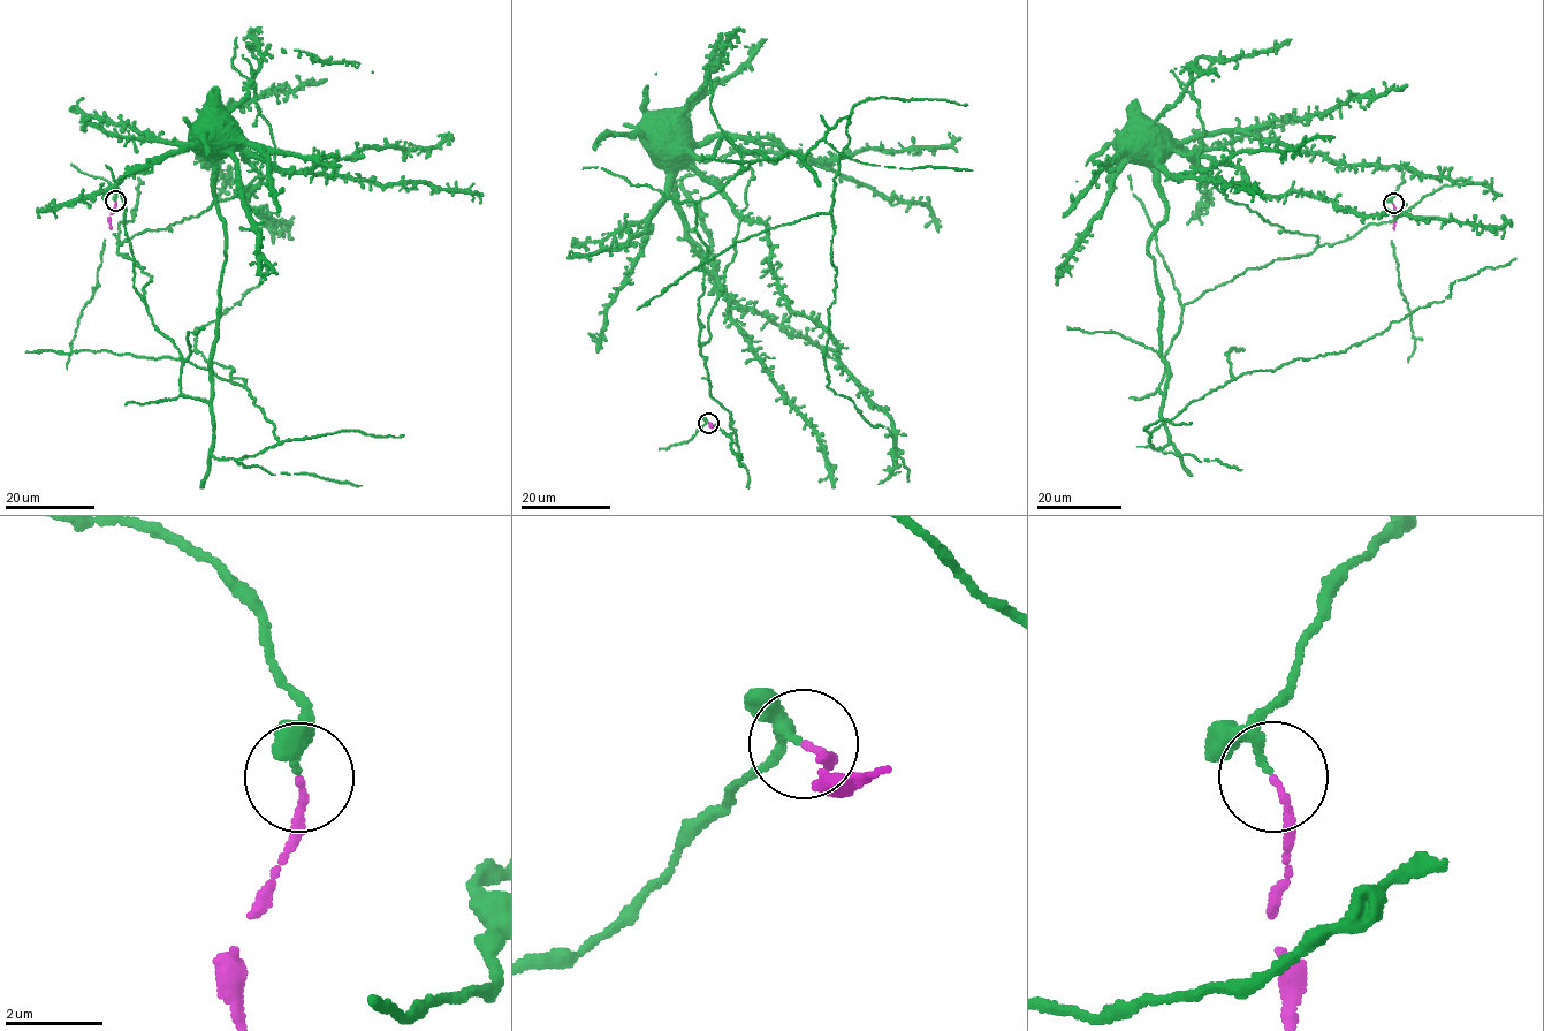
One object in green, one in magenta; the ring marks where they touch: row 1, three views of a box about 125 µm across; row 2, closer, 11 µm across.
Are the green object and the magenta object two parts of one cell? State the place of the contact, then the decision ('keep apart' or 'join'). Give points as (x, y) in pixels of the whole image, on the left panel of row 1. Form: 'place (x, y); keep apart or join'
place (115, 201); join

